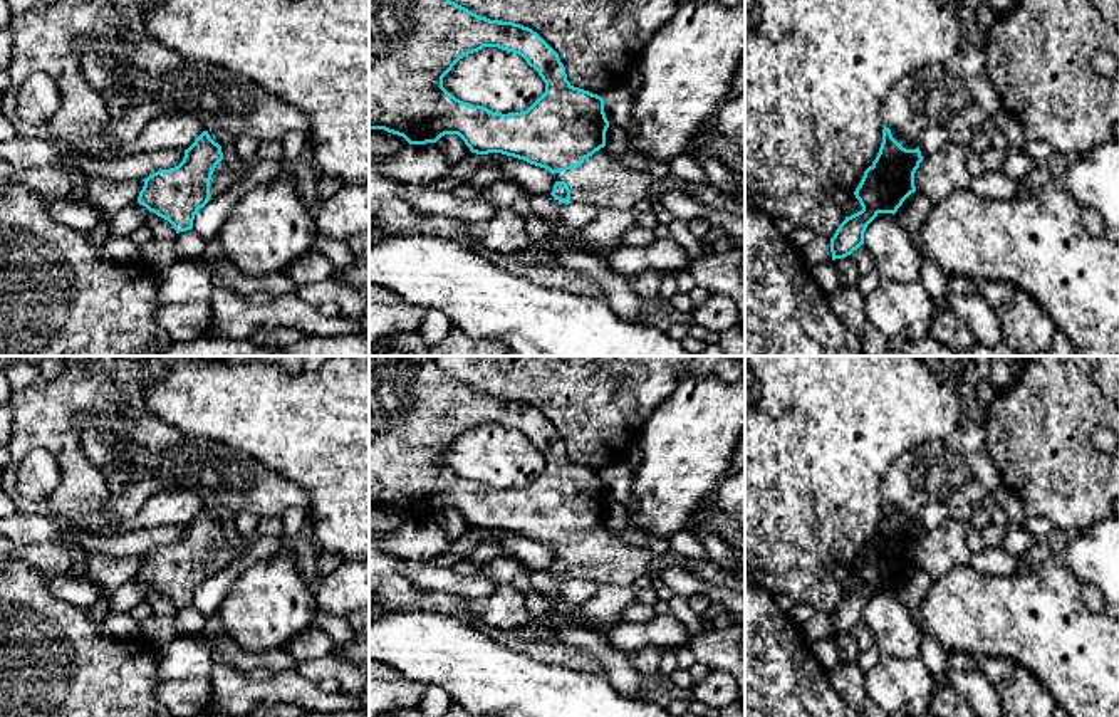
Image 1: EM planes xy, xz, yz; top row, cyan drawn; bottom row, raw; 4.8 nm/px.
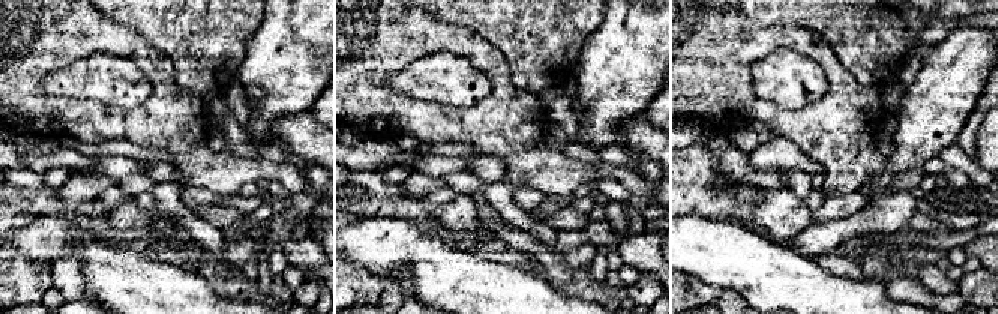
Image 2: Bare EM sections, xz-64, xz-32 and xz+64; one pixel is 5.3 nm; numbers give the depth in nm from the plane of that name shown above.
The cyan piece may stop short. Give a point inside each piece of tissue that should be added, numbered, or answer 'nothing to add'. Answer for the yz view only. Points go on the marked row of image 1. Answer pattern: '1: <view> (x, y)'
1: yz (943, 172)

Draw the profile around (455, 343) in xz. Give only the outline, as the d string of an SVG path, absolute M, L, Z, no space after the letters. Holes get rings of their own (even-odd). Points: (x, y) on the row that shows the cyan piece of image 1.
M456 327L441 343L428 349L428 356L505 356L507 353L507 344L500 341L475 341Z

